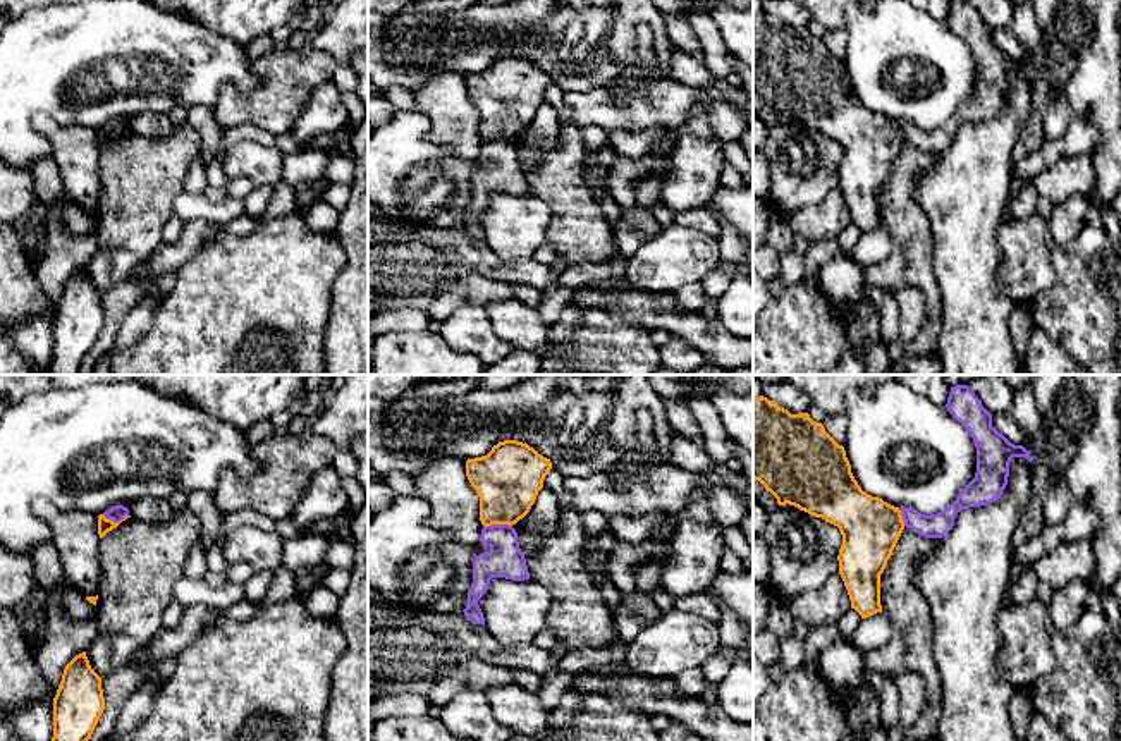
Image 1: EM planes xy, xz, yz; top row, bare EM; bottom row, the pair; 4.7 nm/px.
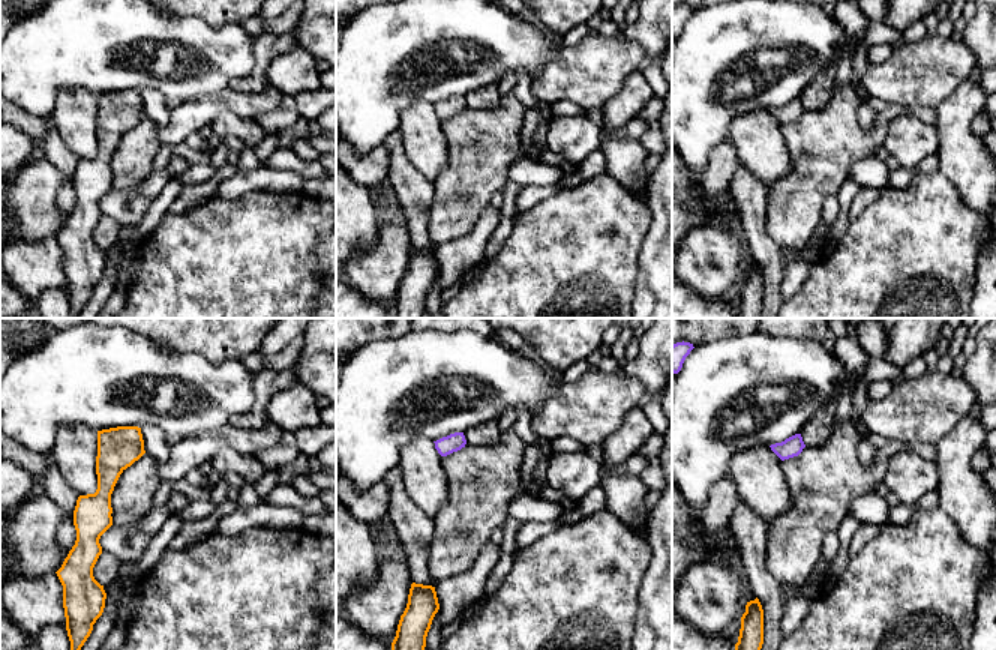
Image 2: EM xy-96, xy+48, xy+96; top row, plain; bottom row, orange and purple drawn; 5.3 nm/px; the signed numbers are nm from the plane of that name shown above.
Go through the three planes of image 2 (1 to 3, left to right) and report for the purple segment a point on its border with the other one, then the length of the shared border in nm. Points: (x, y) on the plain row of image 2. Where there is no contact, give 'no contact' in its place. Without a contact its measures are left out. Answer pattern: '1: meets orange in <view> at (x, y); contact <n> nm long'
1: no contact
2: no contact
3: no contact

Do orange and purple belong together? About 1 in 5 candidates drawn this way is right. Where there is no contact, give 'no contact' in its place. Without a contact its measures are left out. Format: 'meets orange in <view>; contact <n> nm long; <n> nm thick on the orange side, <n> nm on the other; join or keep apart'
meets orange in xz; contact 140 nm long; 300 nm thick on the orange side, 160 nm on the other; keep apart

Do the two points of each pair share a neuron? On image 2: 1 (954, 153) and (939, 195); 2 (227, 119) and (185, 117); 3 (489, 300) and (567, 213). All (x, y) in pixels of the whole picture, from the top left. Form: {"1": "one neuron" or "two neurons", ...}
{"1": "two neurons", "2": "two neurons", "3": "one neuron"}

